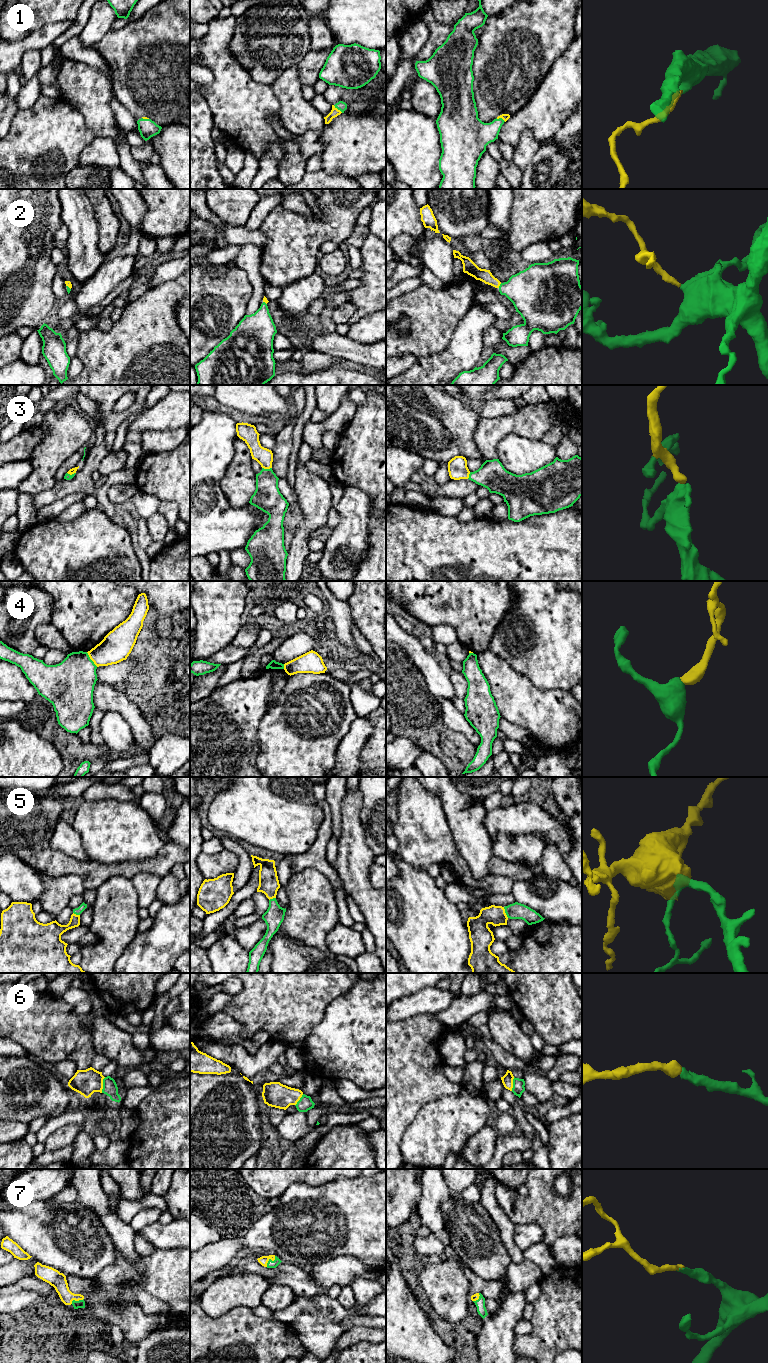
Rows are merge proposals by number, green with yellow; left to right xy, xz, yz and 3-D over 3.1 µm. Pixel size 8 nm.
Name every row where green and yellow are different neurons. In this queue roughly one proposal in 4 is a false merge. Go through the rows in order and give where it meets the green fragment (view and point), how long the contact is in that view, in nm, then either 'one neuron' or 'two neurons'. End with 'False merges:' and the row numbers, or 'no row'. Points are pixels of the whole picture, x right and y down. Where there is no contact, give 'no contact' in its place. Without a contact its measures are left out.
1: xz (338, 109) | 100 nm | one neuron
2: yz (500, 285) | 50 nm | one neuron
3: xz (267, 469) | 80 nm | one neuron
4: xy (90, 659) | 150 nm | two neurons
5: yz (505, 912) | 100 nm | one neuron
6: xy (103, 1085) | 130 nm | one neuron
7: xz (270, 1259) | 120 nm | one neuron
False merges: 4

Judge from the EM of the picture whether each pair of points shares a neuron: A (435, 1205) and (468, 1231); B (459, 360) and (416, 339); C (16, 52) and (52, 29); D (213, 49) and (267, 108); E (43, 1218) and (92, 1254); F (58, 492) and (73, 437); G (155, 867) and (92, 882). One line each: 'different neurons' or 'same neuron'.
A: different neurons
B: different neurons
C: same neuron
D: same neuron
E: same neuron
F: different neurons
G: same neuron

